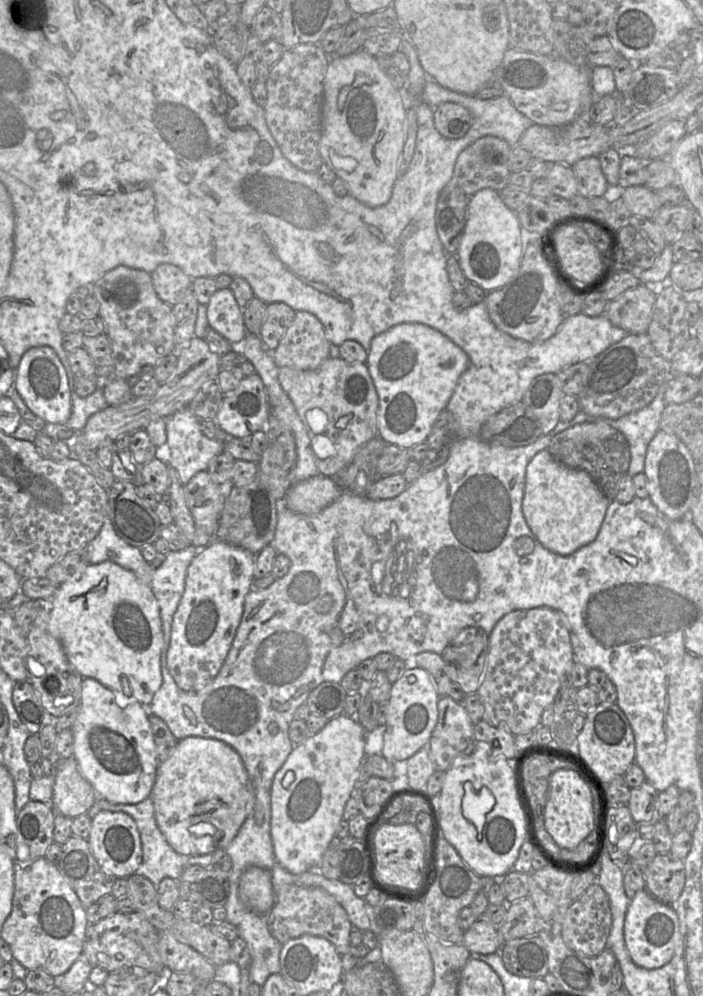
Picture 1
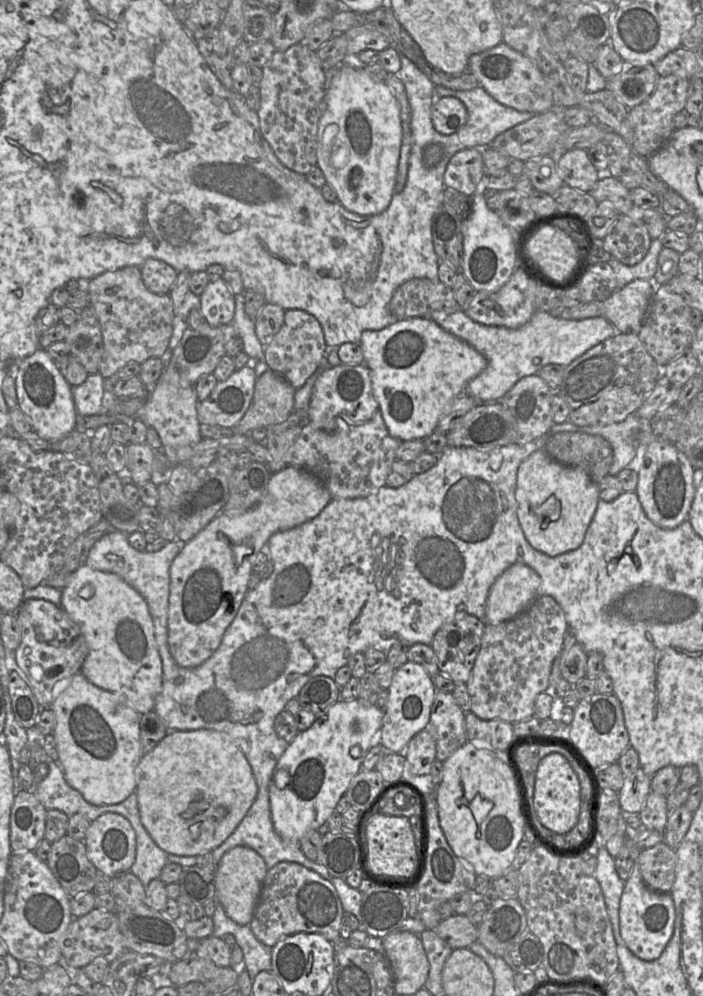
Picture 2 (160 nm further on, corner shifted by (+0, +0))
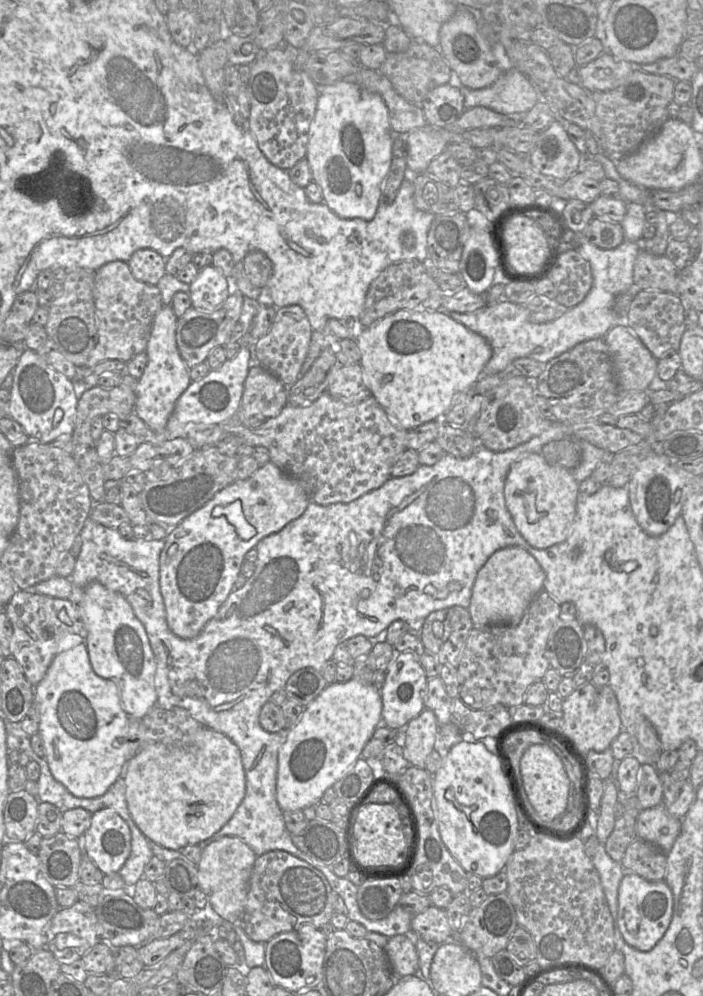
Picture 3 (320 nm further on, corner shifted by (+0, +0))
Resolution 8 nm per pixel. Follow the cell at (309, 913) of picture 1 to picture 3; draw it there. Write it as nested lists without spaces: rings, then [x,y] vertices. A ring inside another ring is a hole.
[[[272,850],[256,857],[239,925],[255,942],[267,943],[280,933],[293,931],[301,924],[320,929],[334,913],[333,890],[316,868],[292,854]]]

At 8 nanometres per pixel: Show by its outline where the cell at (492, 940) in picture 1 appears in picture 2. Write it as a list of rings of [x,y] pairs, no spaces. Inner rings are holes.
[[[459,914],[440,921],[434,931],[452,949],[468,948],[478,937],[477,926],[466,915]]]

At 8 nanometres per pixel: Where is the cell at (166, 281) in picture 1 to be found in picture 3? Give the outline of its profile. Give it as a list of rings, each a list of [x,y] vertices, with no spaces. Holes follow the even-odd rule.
[[[152,248],[136,249],[127,260],[135,279],[156,285],[166,274],[166,257]]]

